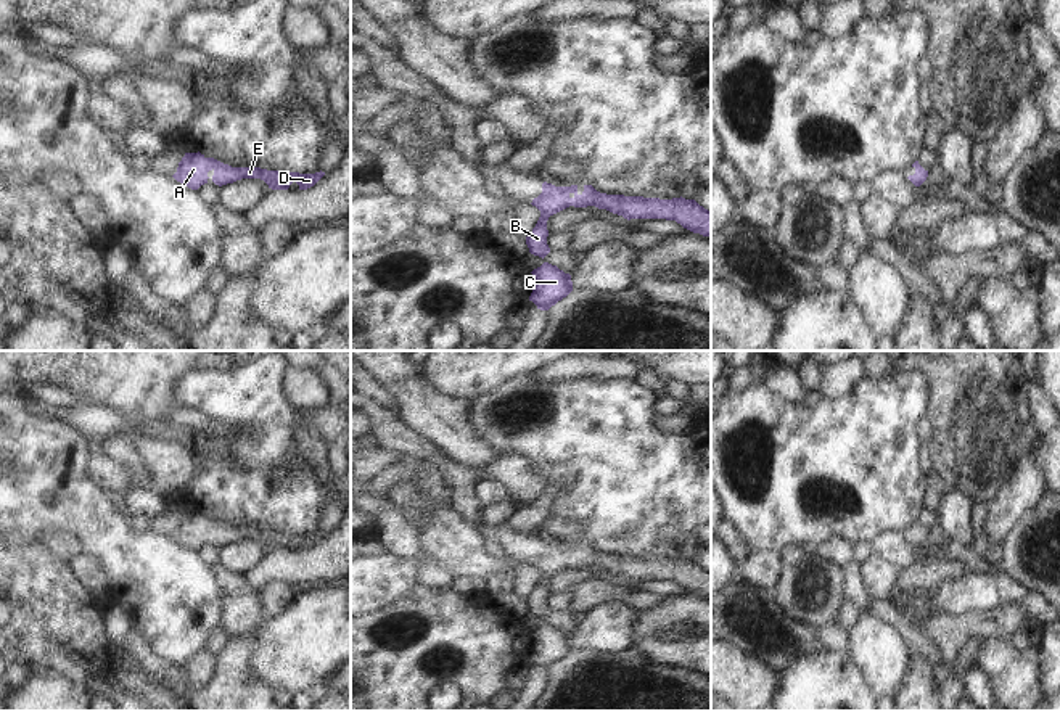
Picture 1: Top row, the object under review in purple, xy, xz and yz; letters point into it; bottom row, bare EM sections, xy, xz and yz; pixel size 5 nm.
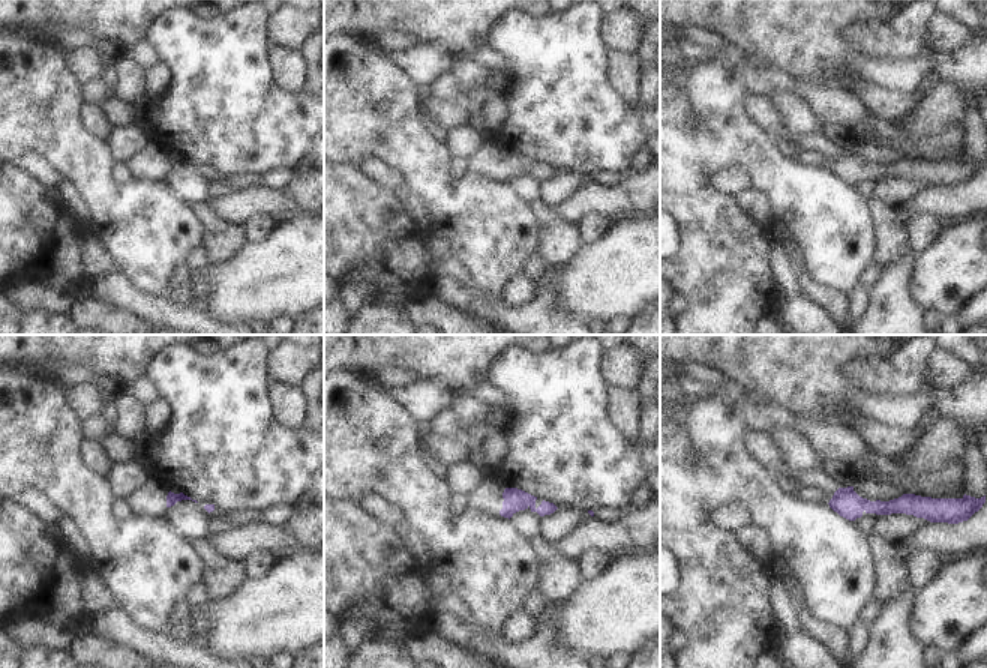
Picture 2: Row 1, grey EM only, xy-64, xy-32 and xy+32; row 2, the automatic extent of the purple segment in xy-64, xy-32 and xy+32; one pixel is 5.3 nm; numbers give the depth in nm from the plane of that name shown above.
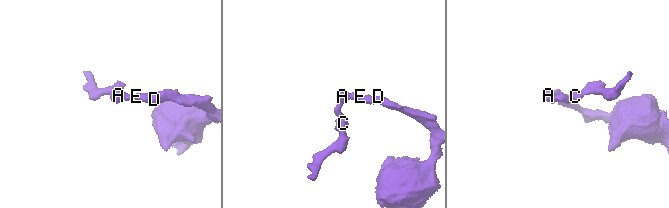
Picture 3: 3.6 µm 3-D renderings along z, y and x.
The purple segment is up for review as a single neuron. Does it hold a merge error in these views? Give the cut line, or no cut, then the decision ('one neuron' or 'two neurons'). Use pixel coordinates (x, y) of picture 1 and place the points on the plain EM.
cut none; one neuron

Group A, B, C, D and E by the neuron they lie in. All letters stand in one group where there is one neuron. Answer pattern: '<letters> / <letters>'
A B C D E

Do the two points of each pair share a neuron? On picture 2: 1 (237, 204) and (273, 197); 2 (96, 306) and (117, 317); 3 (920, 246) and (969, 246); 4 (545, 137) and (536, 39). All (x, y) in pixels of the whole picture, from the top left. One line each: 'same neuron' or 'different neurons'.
1: same neuron
2: same neuron
3: different neurons
4: same neuron

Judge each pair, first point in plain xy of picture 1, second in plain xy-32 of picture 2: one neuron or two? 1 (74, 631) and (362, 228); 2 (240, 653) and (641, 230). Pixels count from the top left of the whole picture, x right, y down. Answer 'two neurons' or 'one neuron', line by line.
1: one neuron
2: two neurons

